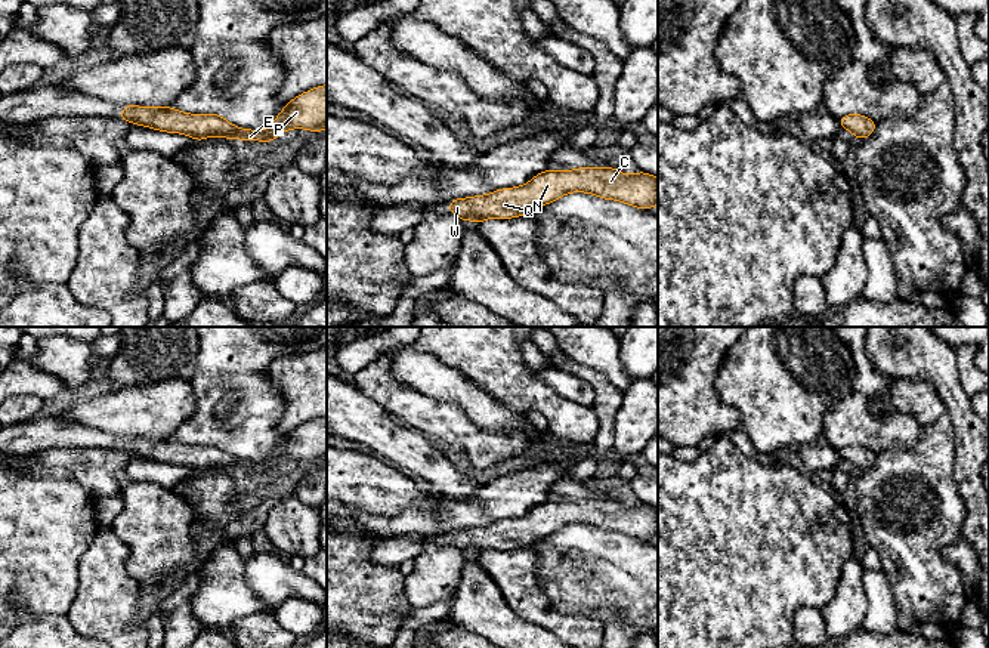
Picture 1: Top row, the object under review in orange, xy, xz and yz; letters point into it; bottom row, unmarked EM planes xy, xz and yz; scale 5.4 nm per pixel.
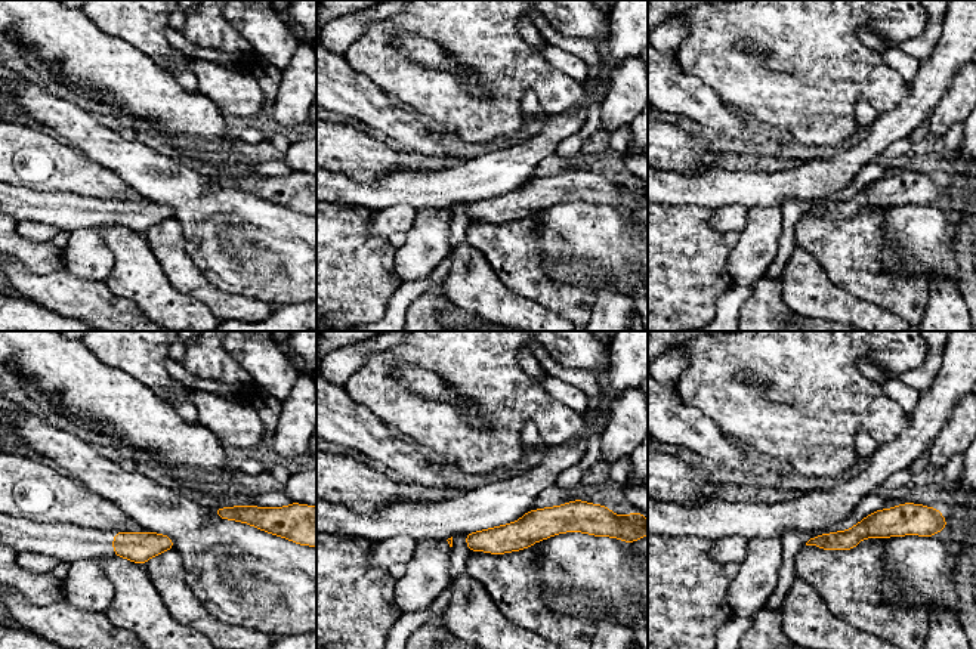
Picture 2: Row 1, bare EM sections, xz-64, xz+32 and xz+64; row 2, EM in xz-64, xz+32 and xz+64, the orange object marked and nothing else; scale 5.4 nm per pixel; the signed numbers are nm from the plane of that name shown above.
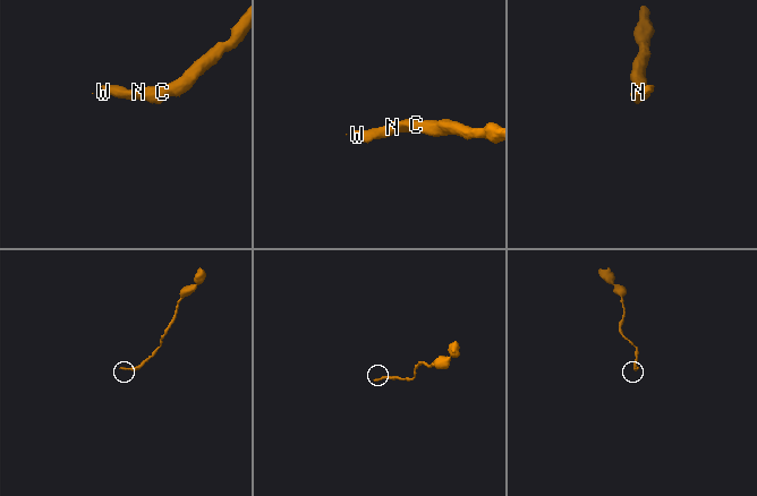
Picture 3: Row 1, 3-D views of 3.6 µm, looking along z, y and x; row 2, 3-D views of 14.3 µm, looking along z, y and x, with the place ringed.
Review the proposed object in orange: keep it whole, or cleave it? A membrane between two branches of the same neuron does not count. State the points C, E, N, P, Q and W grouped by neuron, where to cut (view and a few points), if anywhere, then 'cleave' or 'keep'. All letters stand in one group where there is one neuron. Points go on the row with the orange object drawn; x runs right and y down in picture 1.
groups C E N P Q W; cut none; keep

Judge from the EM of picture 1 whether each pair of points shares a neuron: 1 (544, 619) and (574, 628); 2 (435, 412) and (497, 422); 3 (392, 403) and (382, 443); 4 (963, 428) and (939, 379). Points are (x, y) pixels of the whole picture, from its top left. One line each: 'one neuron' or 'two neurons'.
1: one neuron
2: two neurons
3: two neurons
4: one neuron

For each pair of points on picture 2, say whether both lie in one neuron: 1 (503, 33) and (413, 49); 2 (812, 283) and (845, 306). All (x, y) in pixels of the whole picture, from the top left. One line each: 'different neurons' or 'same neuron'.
1: different neurons
2: same neuron

